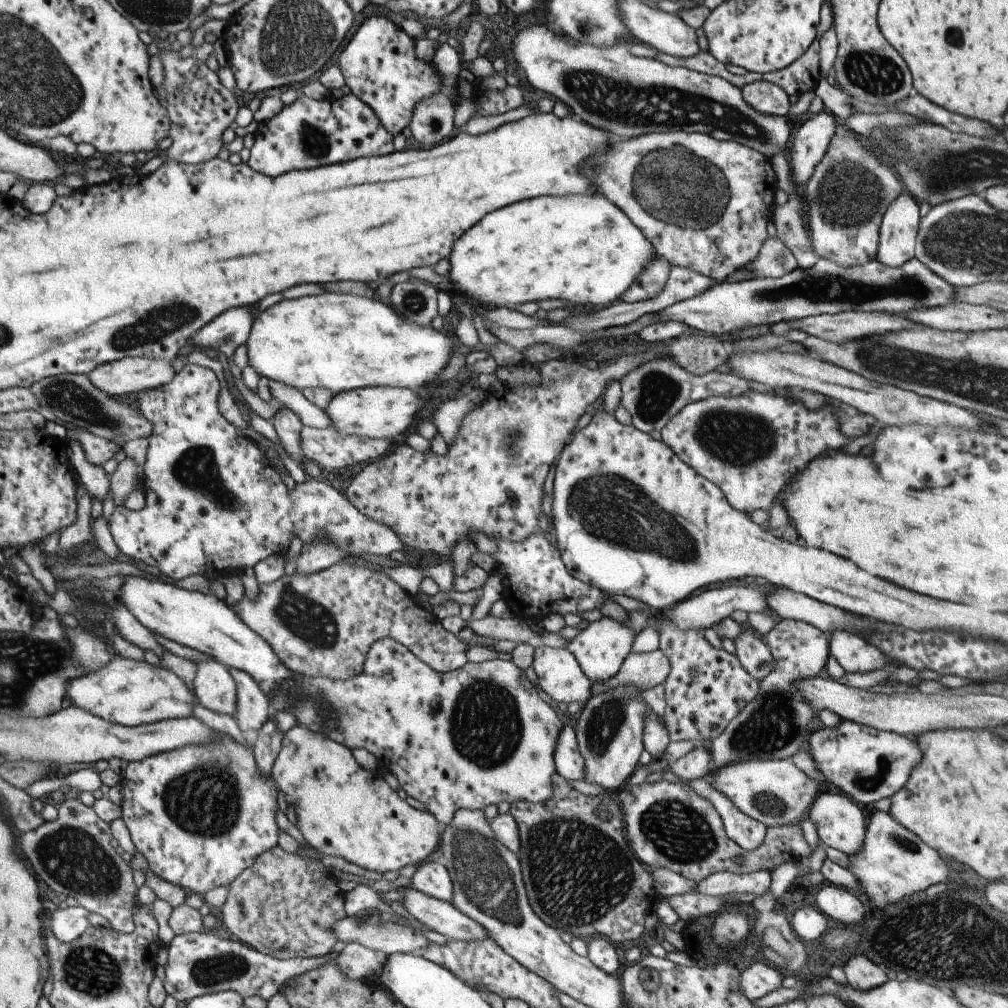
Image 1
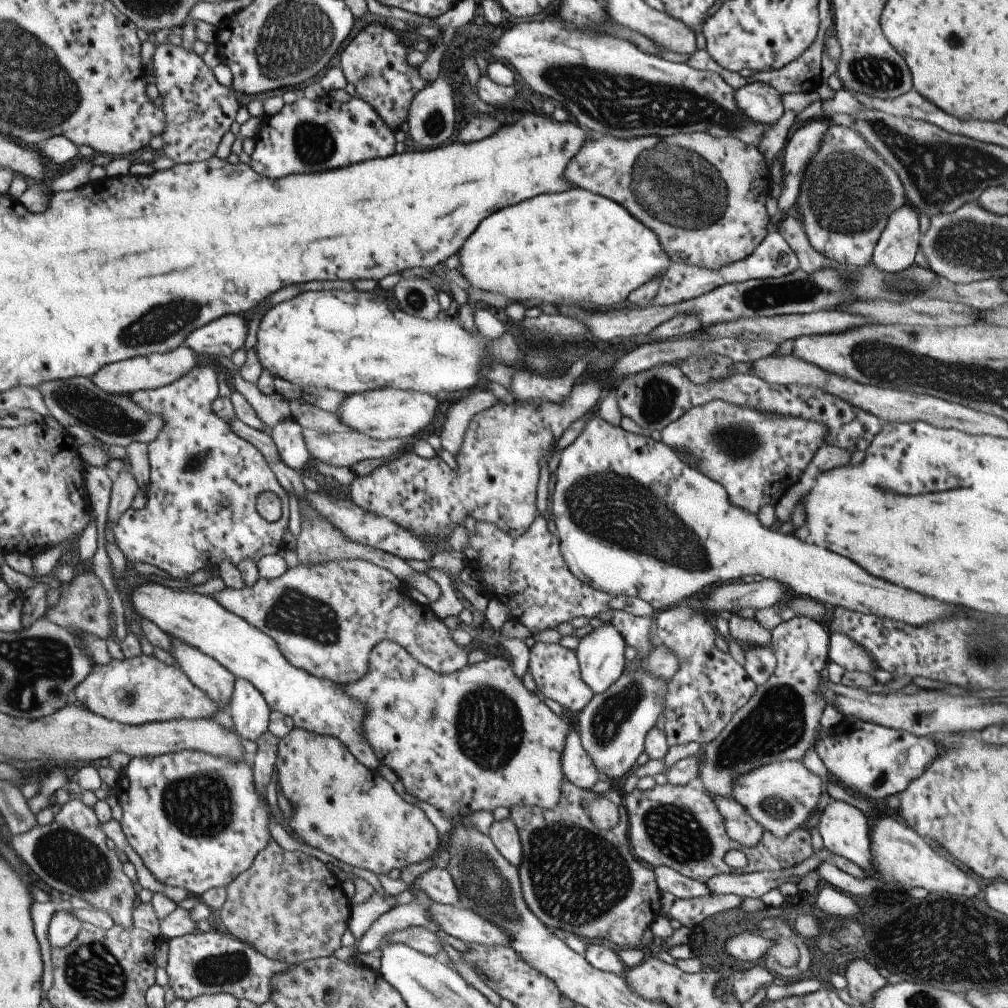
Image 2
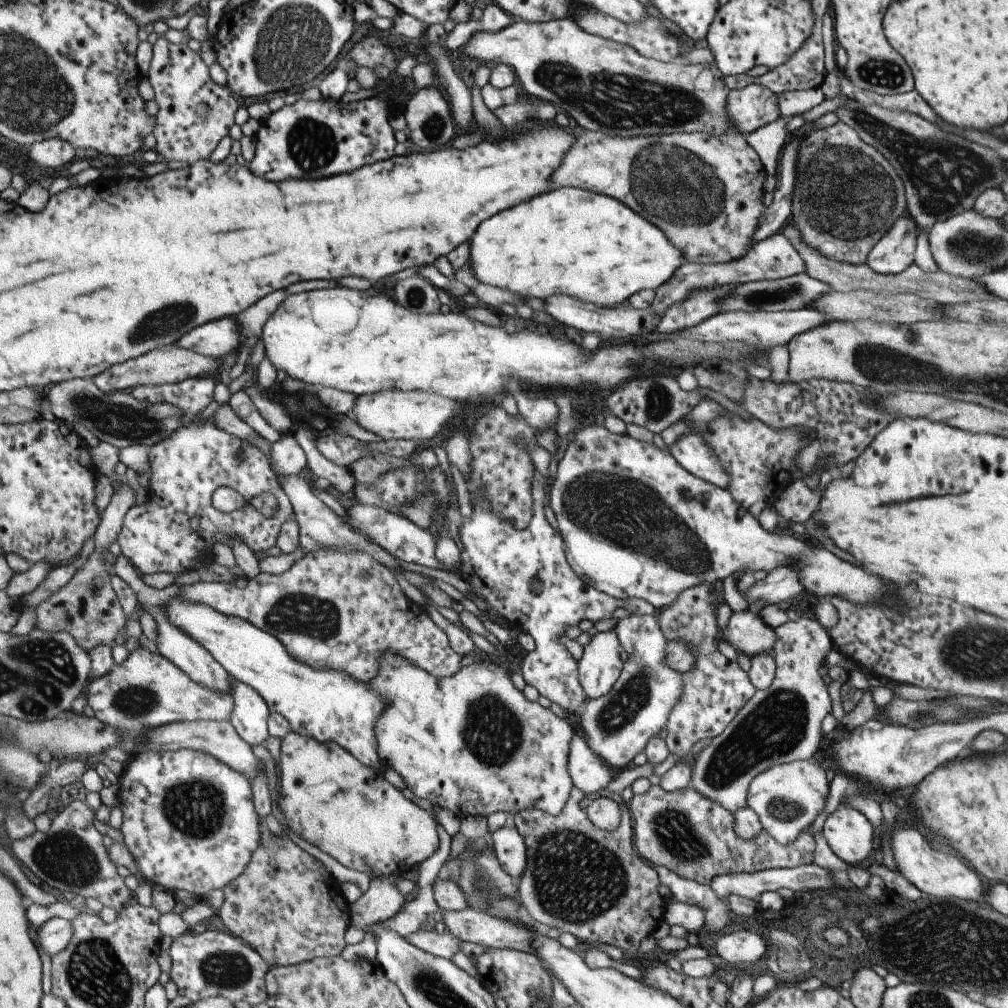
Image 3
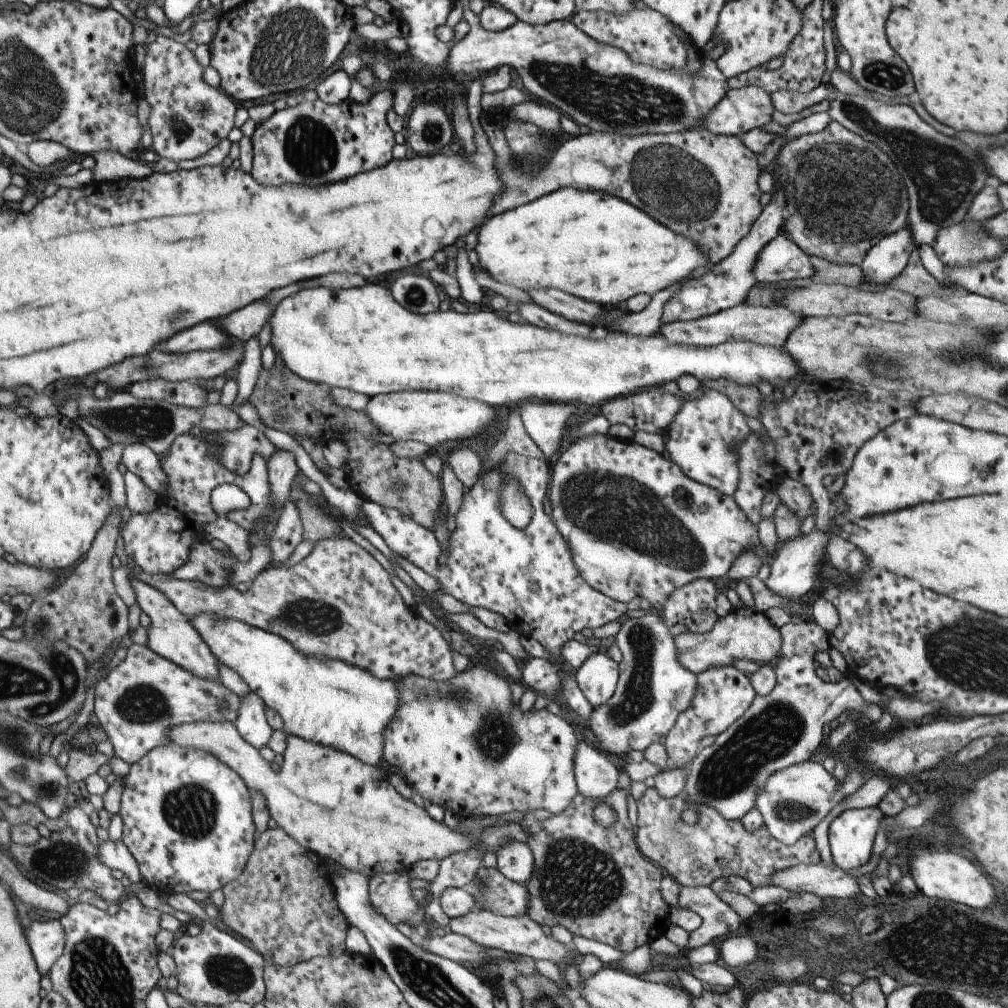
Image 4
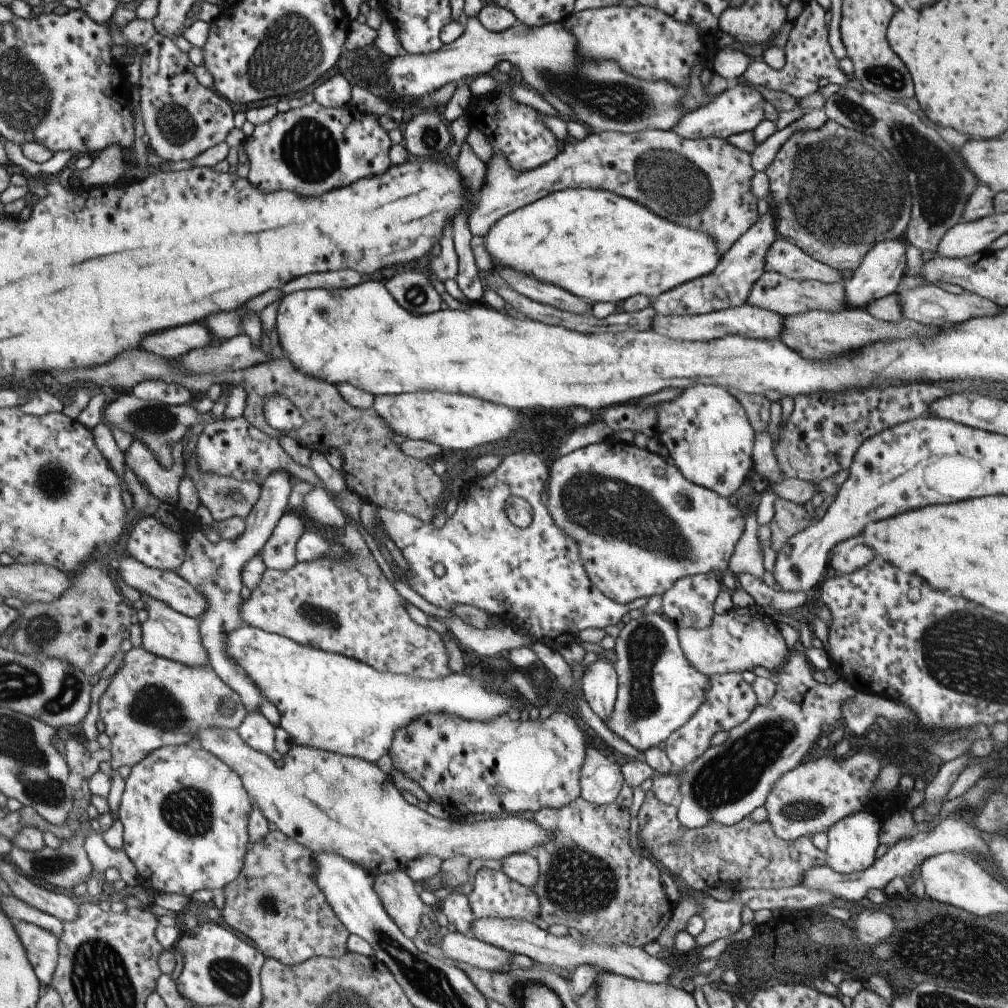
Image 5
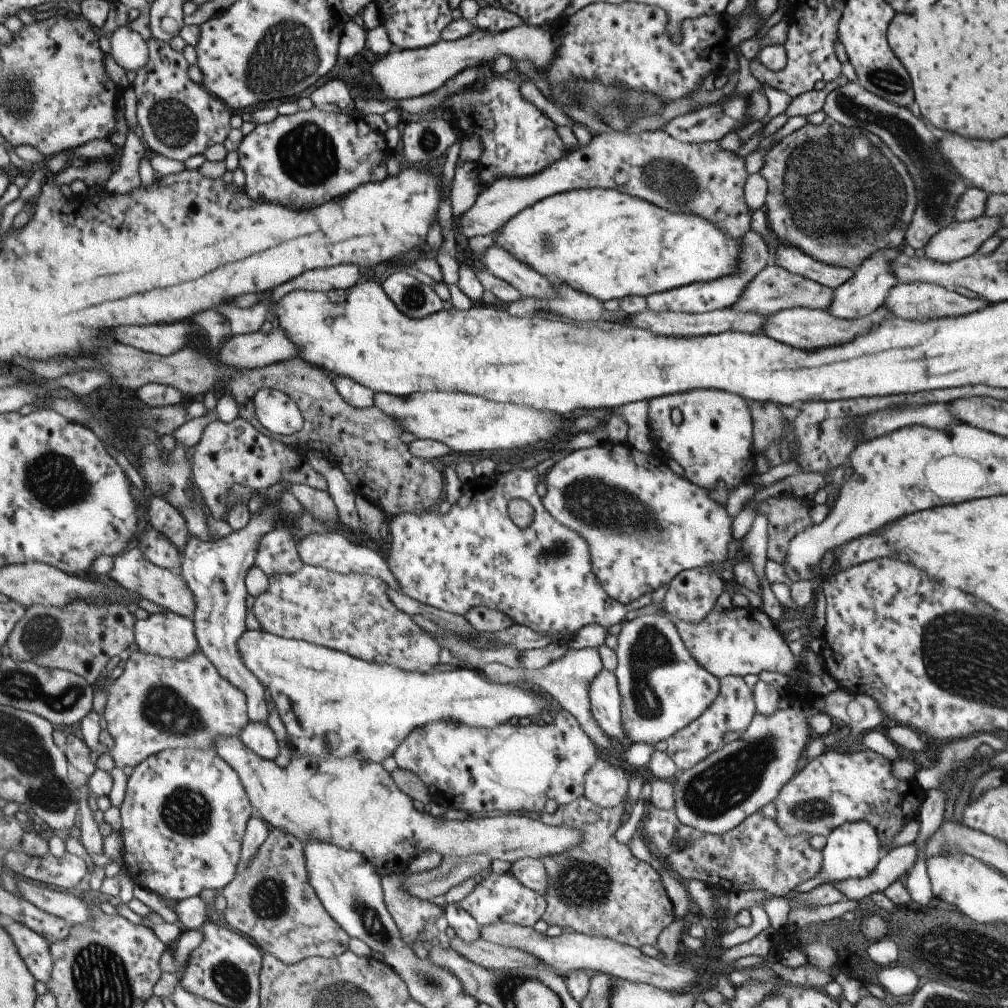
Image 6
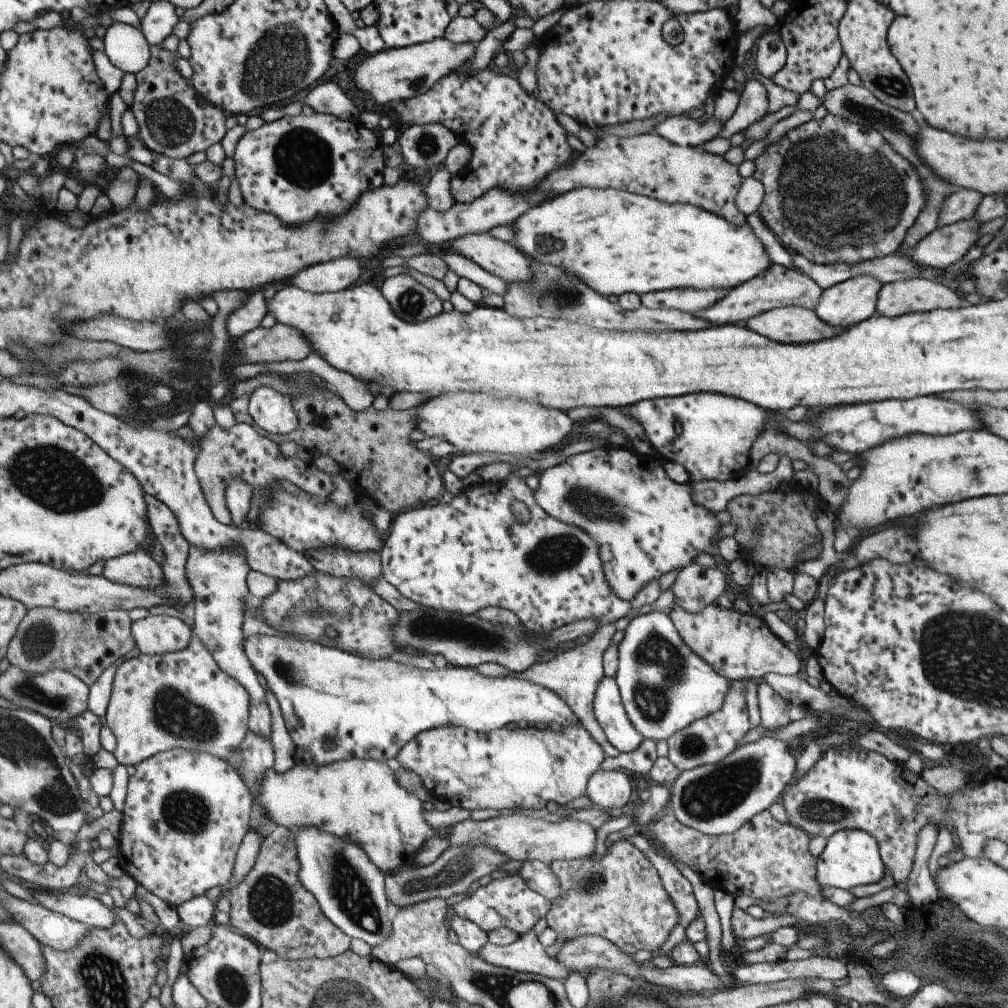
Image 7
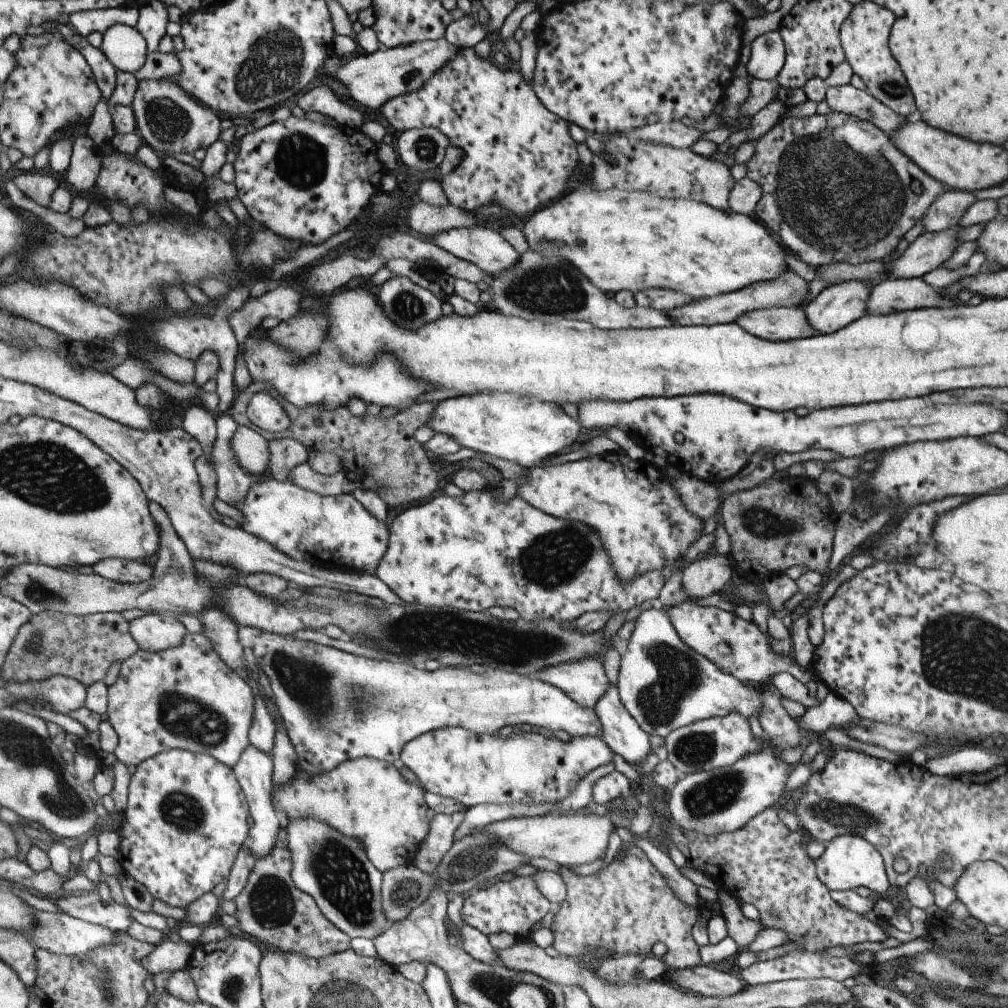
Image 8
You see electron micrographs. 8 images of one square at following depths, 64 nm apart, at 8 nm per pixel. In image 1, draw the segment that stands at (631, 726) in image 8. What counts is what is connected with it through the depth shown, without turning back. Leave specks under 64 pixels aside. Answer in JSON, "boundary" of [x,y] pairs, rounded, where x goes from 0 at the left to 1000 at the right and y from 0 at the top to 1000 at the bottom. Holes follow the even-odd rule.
{"boundary":[[[629,604],[623,606],[622,611],[624,614],[620,618],[605,612],[594,613],[592,616],[583,618],[582,622],[563,637],[560,644],[565,646],[571,652],[571,655],[575,658],[575,663],[586,678],[602,676],[605,672],[610,672],[615,660],[625,649],[629,634],[646,619],[649,608],[647,605]]]}

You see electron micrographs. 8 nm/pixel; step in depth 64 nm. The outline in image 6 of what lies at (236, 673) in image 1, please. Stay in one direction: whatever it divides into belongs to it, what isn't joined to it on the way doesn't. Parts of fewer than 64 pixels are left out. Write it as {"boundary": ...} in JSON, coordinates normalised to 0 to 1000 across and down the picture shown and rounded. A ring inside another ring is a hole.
{"boundary":[[[246,716],[238,726],[237,734],[256,752],[270,756],[276,750],[276,736],[272,726],[262,716]]]}

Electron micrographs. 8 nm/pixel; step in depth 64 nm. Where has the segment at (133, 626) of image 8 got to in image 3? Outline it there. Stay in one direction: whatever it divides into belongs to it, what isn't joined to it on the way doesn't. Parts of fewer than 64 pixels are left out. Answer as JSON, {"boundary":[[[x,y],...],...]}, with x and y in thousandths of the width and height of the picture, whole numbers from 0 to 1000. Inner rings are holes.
{"boundary":[[[119,551],[114,554],[114,560],[111,563],[112,569],[115,569],[126,577],[136,591],[137,603],[140,607],[147,607],[155,616],[157,621],[157,645],[163,653],[171,656],[177,663],[180,663],[192,677],[208,683],[208,685],[214,685],[214,687],[227,687],[228,686],[228,670],[226,667],[216,659],[216,656],[206,647],[198,638],[195,638],[190,631],[187,630],[185,626],[182,626],[166,613],[164,609],[164,601],[166,597],[176,591],[176,580],[171,578],[163,584],[157,585],[148,581],[145,581],[141,576],[141,569],[132,562],[132,560],[123,552]]]}

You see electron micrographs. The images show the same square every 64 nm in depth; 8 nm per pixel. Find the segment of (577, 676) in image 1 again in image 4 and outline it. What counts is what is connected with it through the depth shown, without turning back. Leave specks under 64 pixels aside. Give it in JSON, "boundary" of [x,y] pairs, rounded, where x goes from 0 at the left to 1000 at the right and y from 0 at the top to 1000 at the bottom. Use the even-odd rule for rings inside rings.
{"boundary":[[[504,448],[496,464],[491,464],[488,468],[477,470],[472,479],[464,486],[460,487],[458,500],[452,511],[452,522],[448,528],[445,528],[443,544],[439,545],[438,539],[433,534],[430,526],[420,524],[411,514],[404,513],[391,504],[381,503],[377,500],[361,496],[358,504],[358,518],[366,521],[374,528],[383,539],[383,542],[399,552],[409,560],[419,564],[425,570],[434,573],[438,578],[438,583],[429,588],[429,593],[437,593],[437,589],[446,589],[455,597],[462,600],[480,603],[482,605],[497,609],[502,614],[504,622],[512,625],[515,630],[532,634],[542,647],[548,651],[548,655],[540,653],[524,653],[524,657],[518,663],[518,676],[524,679],[528,685],[534,688],[540,688],[540,691],[558,692],[558,669],[567,669],[568,665],[562,659],[558,653],[557,642],[563,635],[567,635],[572,627],[580,623],[592,624],[620,613],[623,605],[645,605],[645,597],[641,593],[632,592],[625,597],[617,598],[603,593],[593,585],[583,580],[579,575],[575,565],[571,565],[571,560],[567,556],[567,546],[561,538],[560,532],[548,520],[546,512],[540,508],[540,494],[545,489],[547,468],[544,459],[534,454],[526,454],[522,451]],[[508,474],[516,486],[522,490],[529,504],[529,514],[526,520],[520,525],[512,525],[498,511],[496,506],[496,490],[500,478]],[[443,550],[442,558],[437,562],[437,552]]]}

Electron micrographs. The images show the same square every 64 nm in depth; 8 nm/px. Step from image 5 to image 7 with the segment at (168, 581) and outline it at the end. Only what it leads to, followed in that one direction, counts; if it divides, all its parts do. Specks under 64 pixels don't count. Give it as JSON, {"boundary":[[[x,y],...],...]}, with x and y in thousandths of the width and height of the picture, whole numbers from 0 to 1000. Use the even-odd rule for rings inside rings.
{"boundary":[[[141,544],[105,557],[101,571],[107,576],[139,584],[155,584],[164,577],[160,561]]]}

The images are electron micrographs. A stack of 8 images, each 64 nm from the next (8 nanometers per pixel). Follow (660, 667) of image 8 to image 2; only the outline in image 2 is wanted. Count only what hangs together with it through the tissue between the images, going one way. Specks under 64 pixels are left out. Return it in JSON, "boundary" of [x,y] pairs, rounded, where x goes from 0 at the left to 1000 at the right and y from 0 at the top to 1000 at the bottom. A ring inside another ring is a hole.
{"boundary":[[[610,605],[606,618],[617,629],[622,641],[629,641],[633,645],[630,654],[640,652],[654,637],[645,638],[643,629],[649,624],[649,613],[634,612],[620,605]],[[623,666],[601,687],[589,689],[573,710],[573,729],[589,760],[595,764],[599,774],[607,777],[621,770],[632,761],[635,748],[640,746],[643,726],[651,722],[653,712],[663,700],[663,677],[649,673],[640,666]]]}

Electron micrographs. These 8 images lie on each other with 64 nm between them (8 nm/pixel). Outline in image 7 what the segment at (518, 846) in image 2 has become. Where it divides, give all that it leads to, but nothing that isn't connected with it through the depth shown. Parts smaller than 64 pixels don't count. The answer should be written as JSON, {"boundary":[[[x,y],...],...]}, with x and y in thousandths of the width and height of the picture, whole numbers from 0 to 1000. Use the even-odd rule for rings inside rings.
{"boundary":[[[520,854],[517,857],[514,868],[528,884],[540,889],[544,894],[549,895],[552,891],[555,891],[557,880],[554,871],[542,856]]]}

